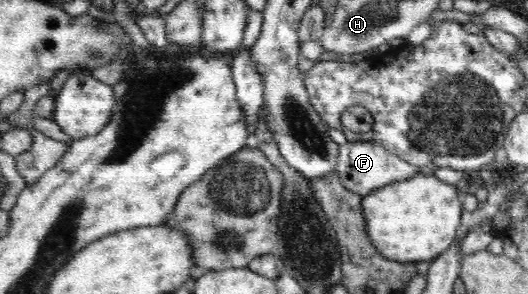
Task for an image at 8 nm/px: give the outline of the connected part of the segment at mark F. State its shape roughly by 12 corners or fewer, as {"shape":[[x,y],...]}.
{"shape":[[366,141],[340,145],[338,175],[365,197],[420,173]]}

